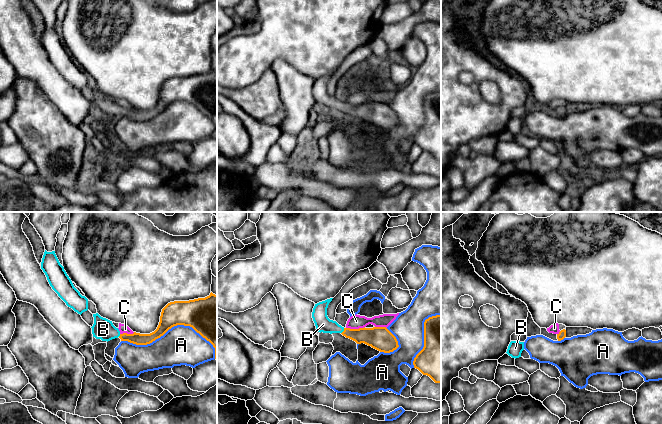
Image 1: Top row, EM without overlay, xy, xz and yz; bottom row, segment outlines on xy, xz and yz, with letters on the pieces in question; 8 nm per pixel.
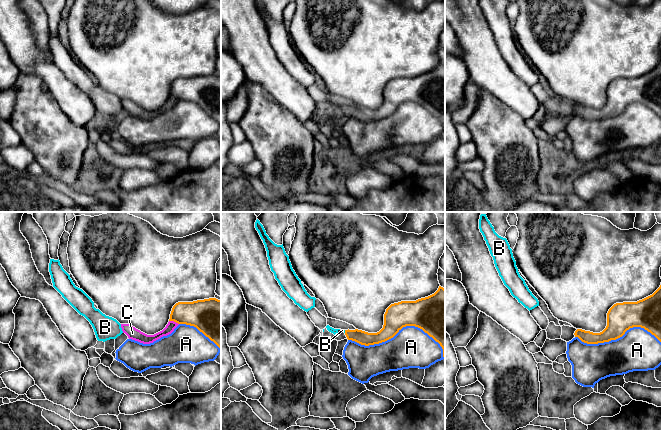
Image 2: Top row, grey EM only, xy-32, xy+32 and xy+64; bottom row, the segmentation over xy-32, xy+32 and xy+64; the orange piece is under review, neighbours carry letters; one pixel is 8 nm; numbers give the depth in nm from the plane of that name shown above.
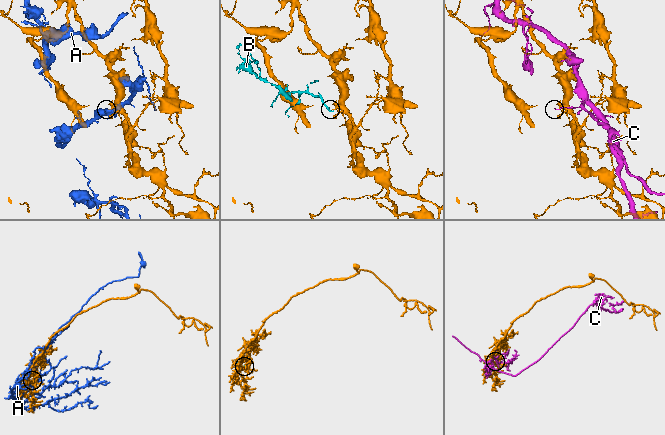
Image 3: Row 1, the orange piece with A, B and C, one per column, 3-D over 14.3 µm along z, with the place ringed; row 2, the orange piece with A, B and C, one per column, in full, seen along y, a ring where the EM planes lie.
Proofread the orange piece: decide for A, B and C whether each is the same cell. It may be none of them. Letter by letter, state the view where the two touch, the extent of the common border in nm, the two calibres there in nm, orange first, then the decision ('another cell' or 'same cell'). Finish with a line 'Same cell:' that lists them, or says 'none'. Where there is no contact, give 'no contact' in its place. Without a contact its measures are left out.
A: meets orange in xy; contact 750 nm long; 260 nm thick on the orange side, 320 nm on the other; another cell
B: meets orange in xz; contact 50 nm long; 150 nm thick on the orange side, 130 nm on the other; same cell
C: meets orange in xz; contact 150 nm long; 190 nm thick on the orange side, 110 nm on the other; another cell
Same cell: B

